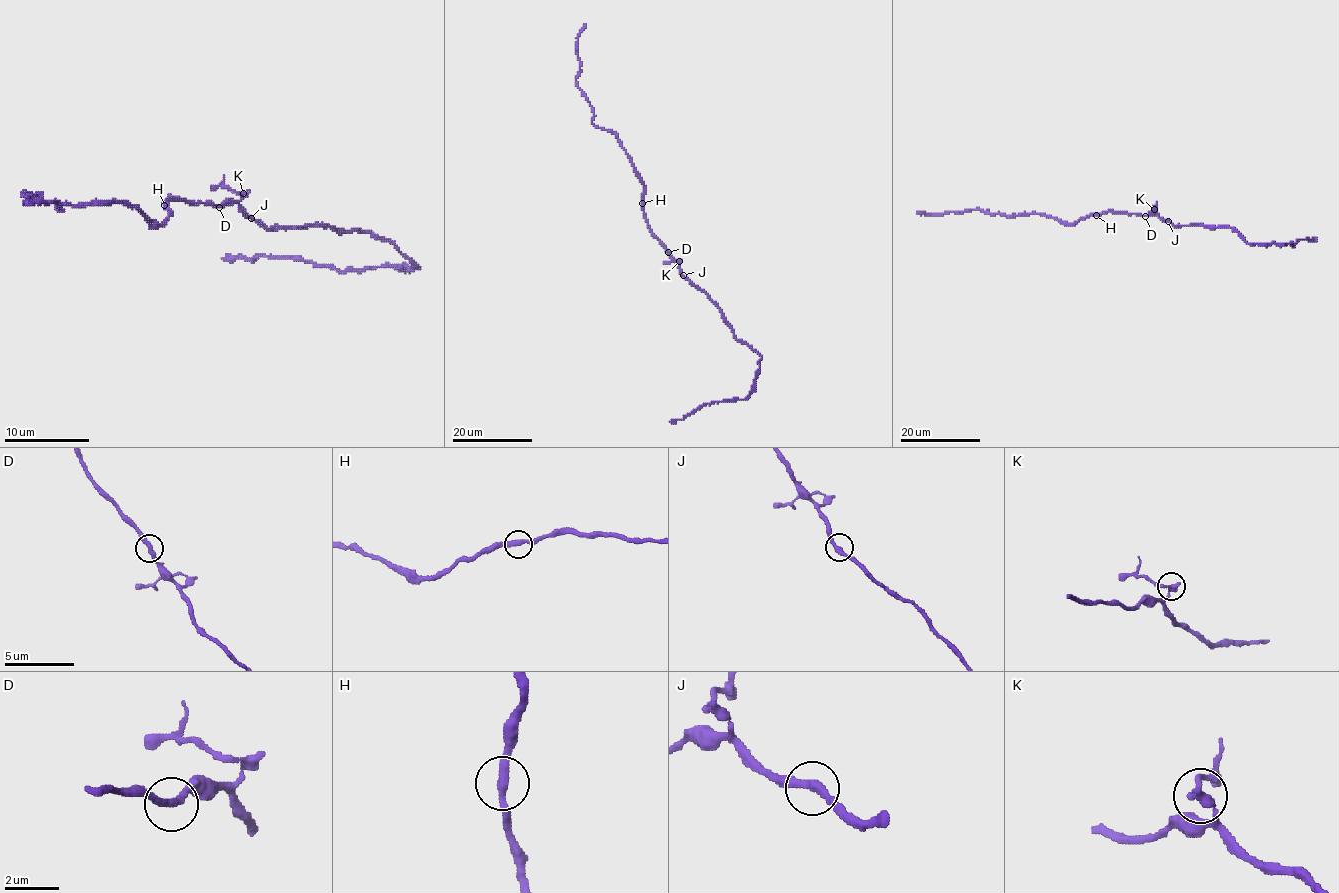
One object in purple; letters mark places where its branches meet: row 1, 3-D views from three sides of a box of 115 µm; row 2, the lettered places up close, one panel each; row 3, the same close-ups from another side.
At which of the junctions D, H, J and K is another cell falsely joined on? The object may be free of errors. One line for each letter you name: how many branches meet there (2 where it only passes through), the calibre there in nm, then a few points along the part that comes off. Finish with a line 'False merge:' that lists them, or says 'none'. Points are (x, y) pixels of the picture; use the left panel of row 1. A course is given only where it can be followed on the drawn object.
K: branches 2; calibre 300 nm; course (243, 192), (232, 192), (222, 186), (211, 190)
False merge: K

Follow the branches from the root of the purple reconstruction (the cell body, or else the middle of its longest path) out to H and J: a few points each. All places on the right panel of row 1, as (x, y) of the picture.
H: (1145, 215), (1115, 212), (1096, 215)
J: (1145, 215), (1157, 214), (1168, 221)

